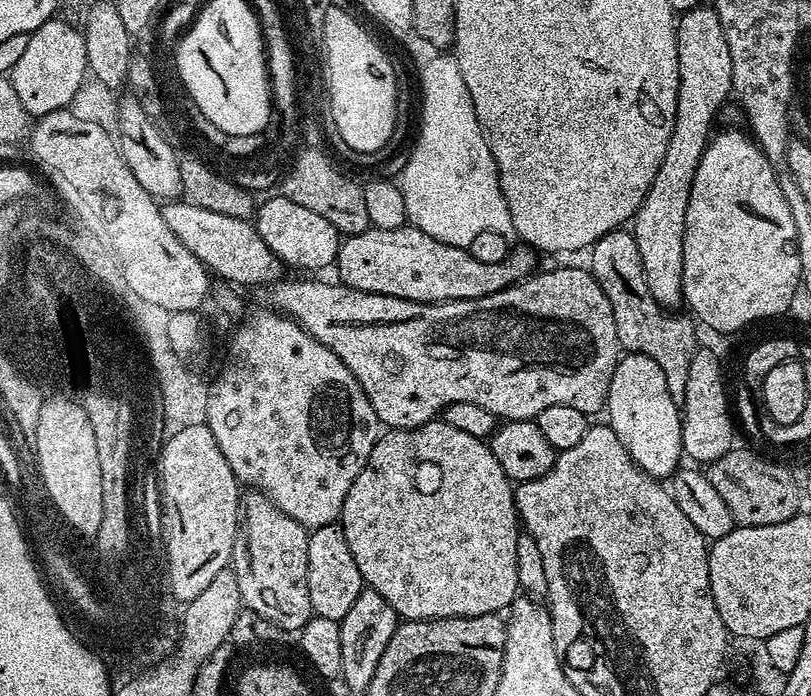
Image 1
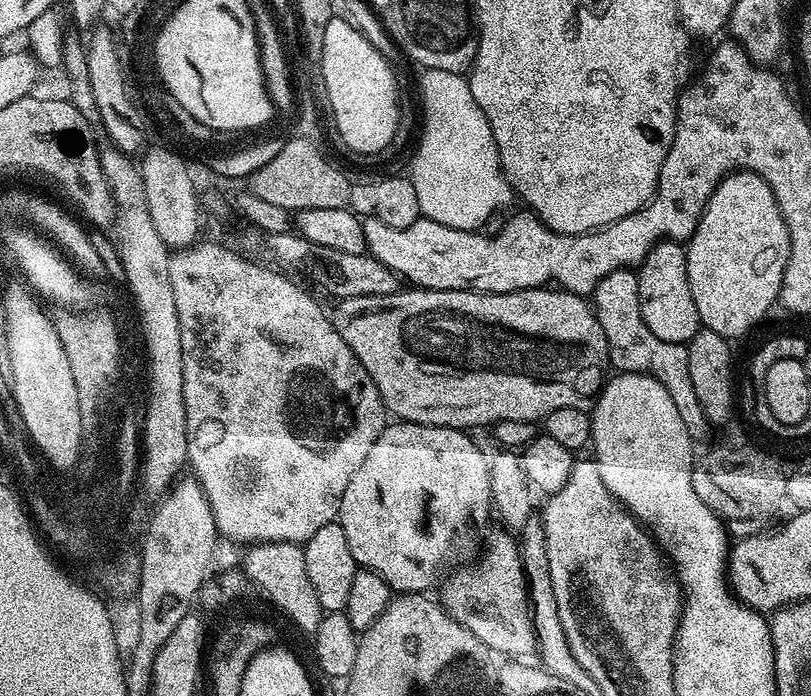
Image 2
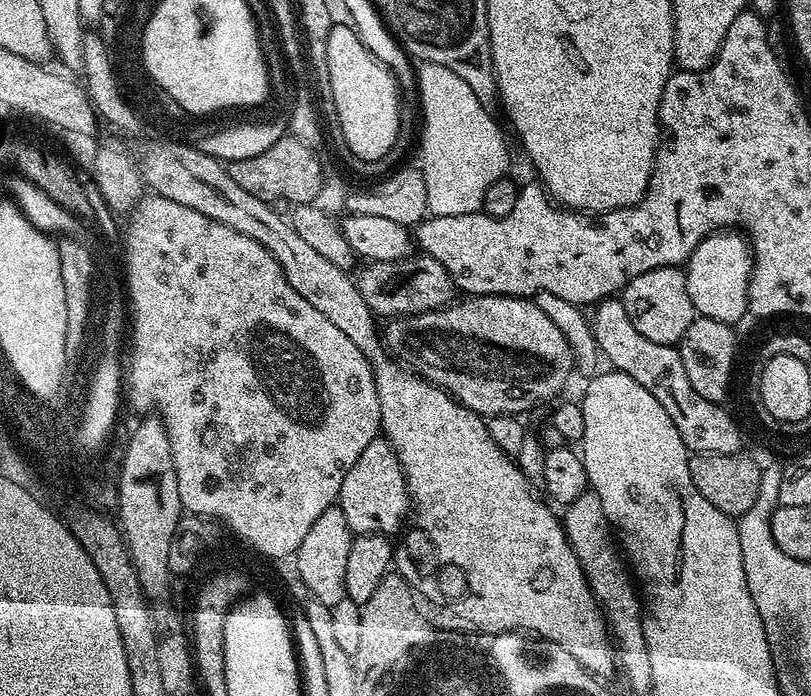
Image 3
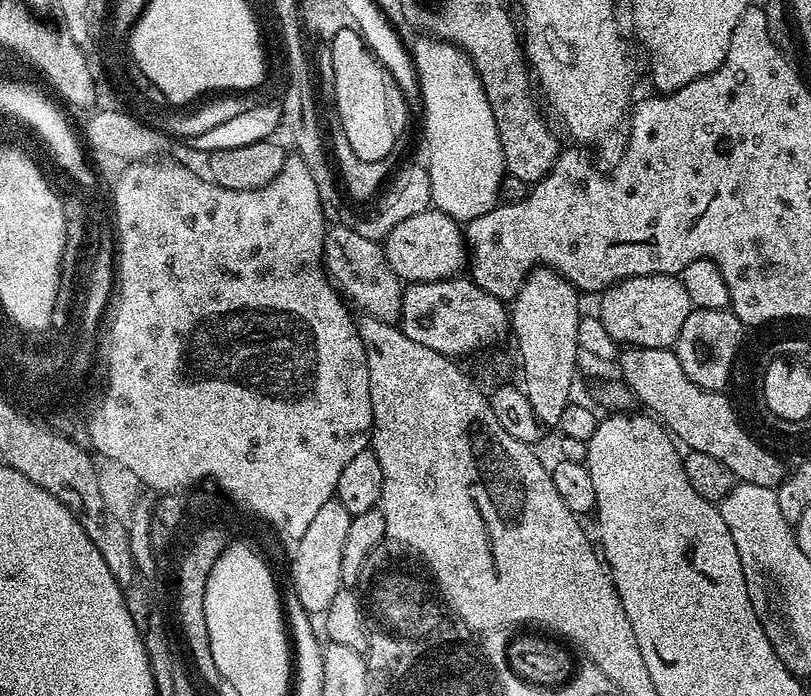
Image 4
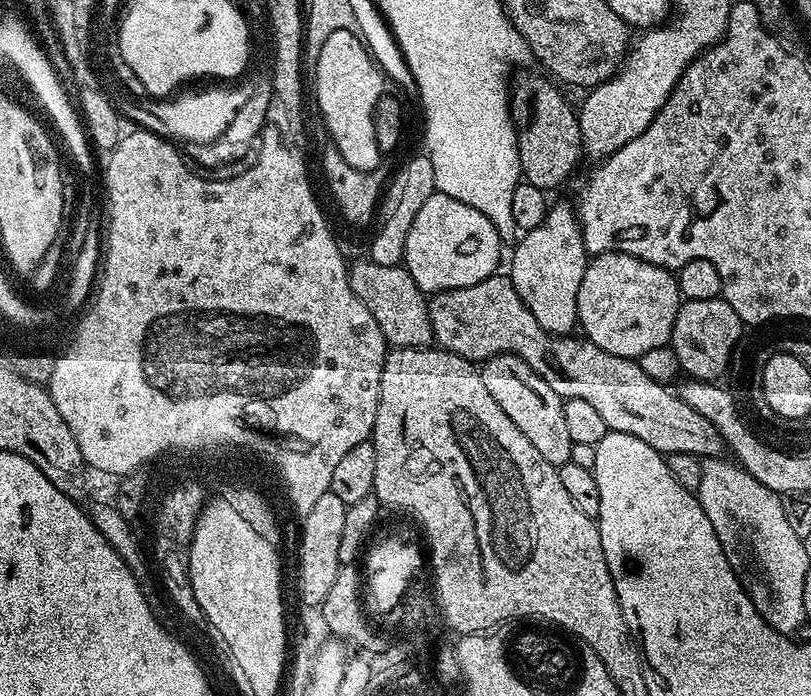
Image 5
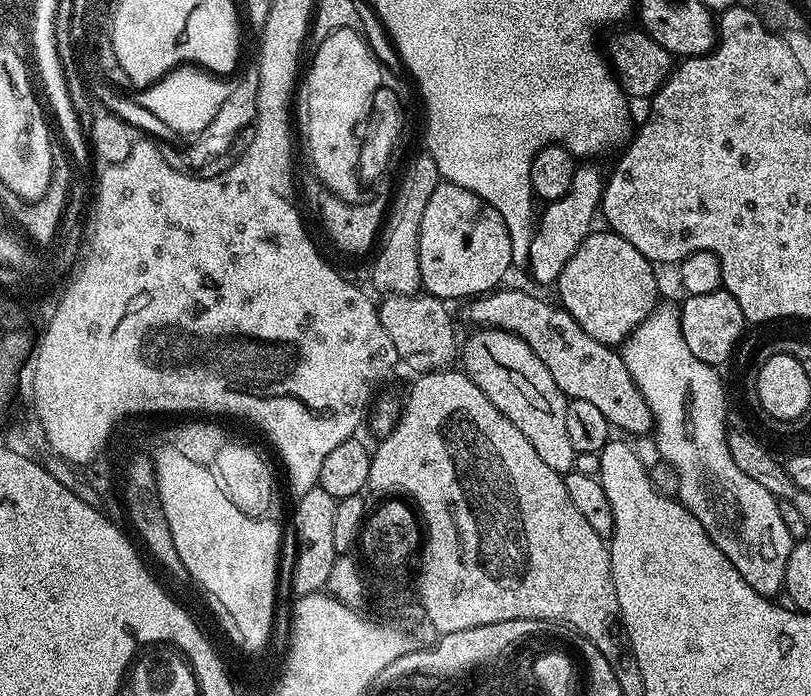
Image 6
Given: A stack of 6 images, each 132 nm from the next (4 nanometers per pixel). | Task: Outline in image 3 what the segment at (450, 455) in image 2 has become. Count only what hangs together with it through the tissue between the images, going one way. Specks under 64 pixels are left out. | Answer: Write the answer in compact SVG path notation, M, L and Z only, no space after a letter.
M378 438L358 454L358 462L342 478L338 507L346 514L346 522L354 534L371 536L399 530L404 515L409 515L410 501L404 471L387 440Z

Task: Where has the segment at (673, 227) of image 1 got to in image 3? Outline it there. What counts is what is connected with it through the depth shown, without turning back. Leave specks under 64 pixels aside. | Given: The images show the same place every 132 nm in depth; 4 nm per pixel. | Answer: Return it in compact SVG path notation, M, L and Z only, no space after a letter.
M676 266L655 268L638 274L638 278L622 289L622 299L630 322L634 322L634 330L638 330L638 334L650 342L679 345L682 334L686 334L690 322L697 317L686 290L684 272Z

